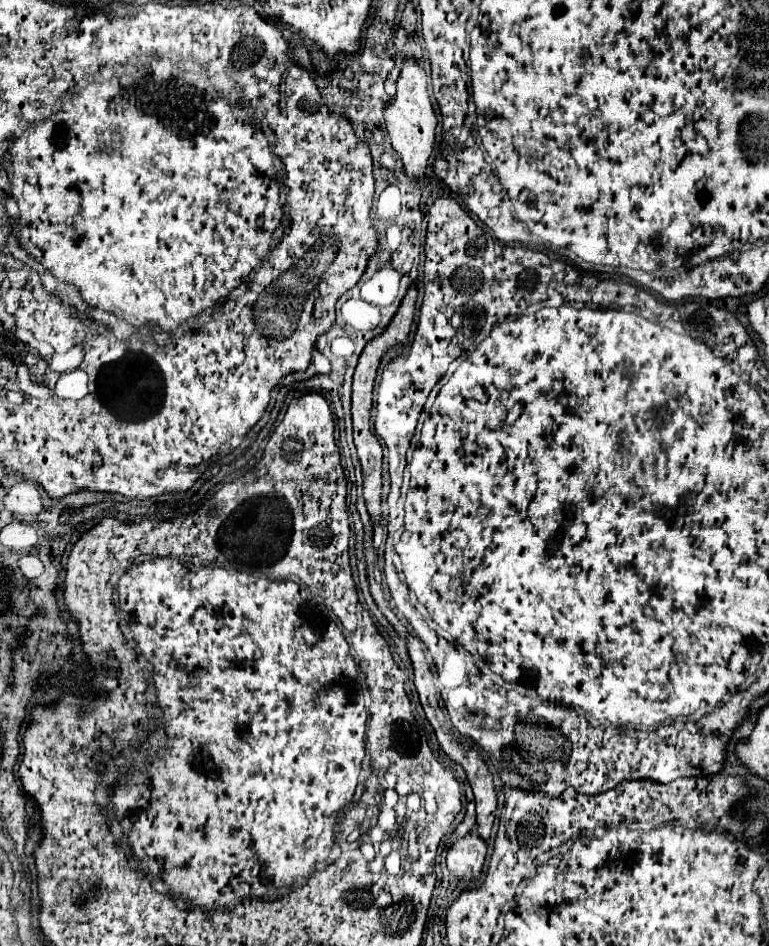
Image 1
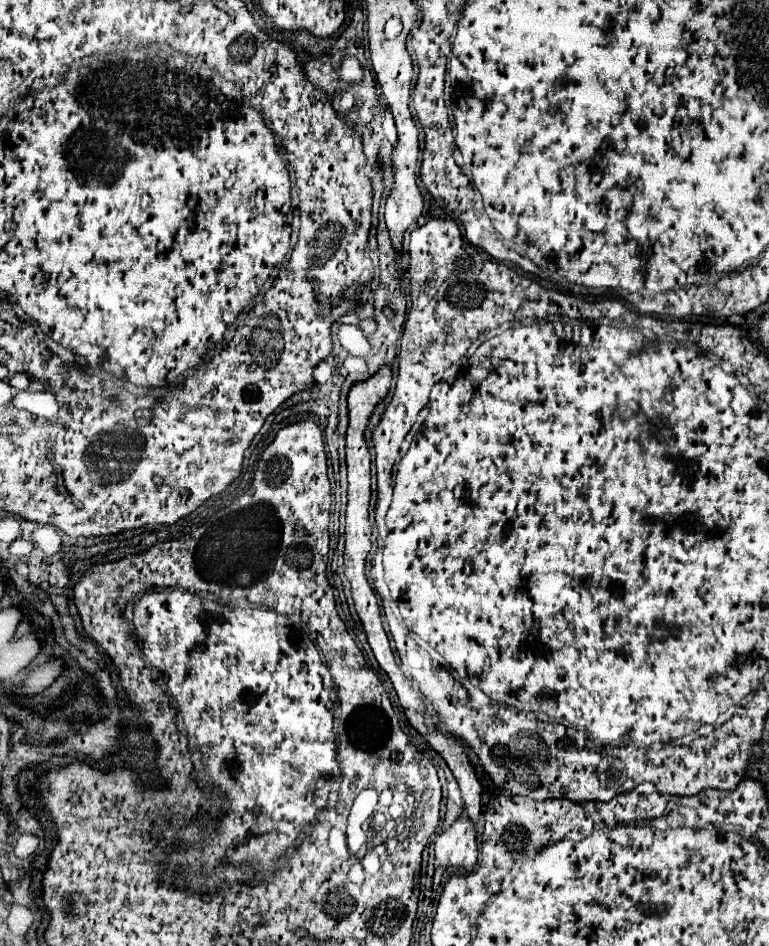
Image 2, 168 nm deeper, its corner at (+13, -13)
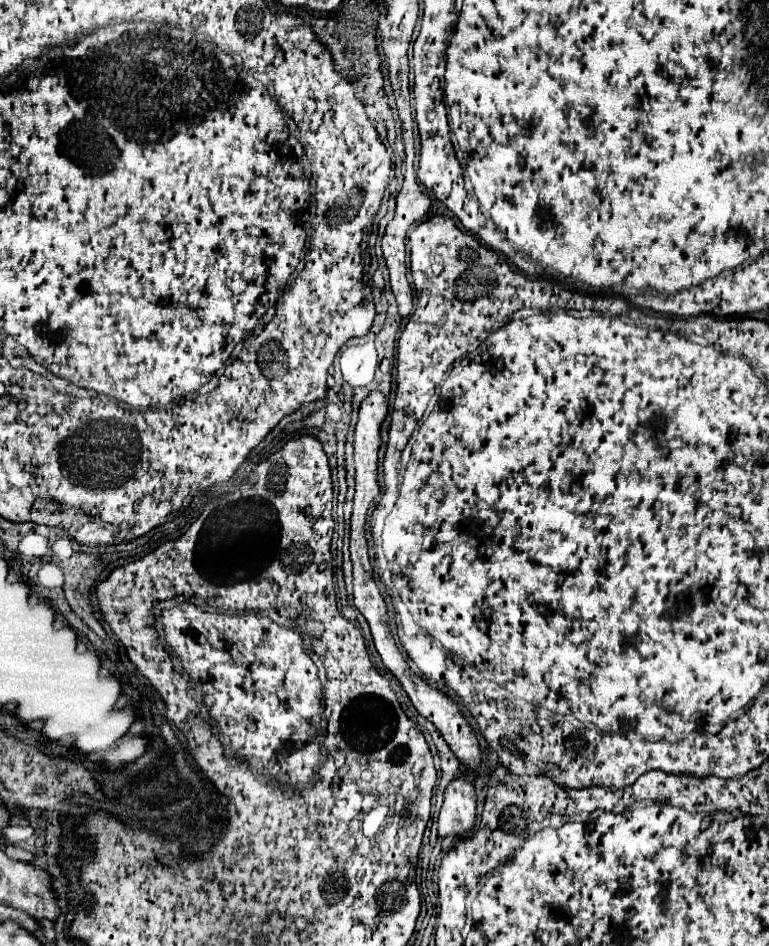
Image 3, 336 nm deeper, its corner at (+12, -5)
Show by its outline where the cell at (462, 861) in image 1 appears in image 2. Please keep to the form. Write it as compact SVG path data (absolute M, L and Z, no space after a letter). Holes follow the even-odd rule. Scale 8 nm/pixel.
M466 816L456 818L452 826L436 838L434 852L440 866L462 866L464 870L472 870L478 858L476 826Z

